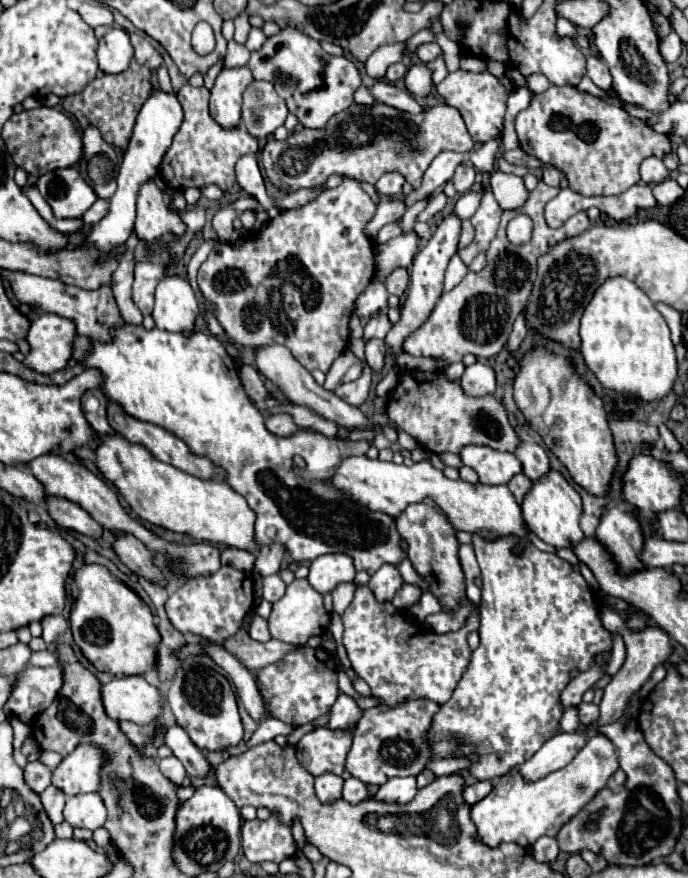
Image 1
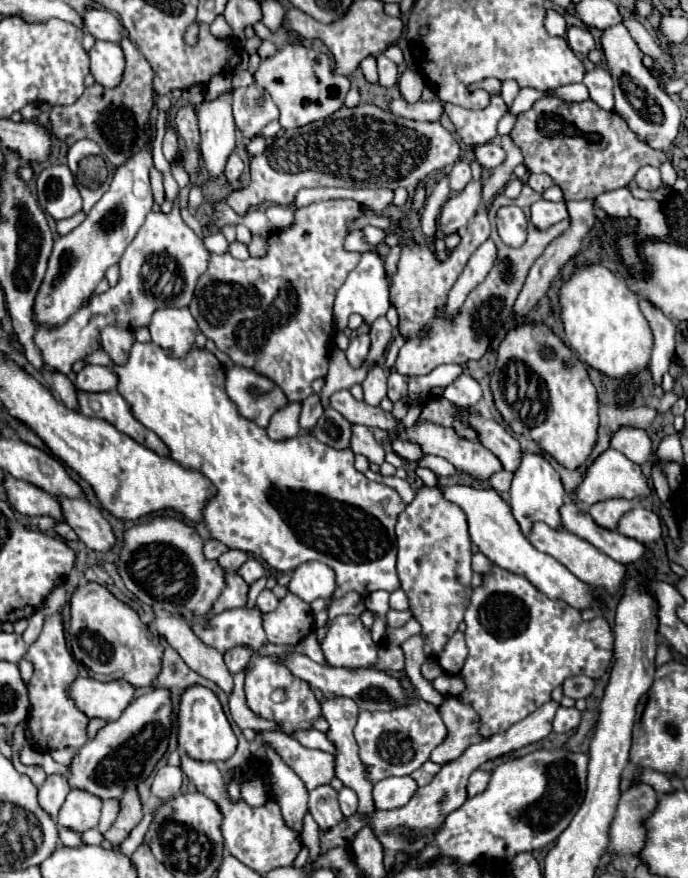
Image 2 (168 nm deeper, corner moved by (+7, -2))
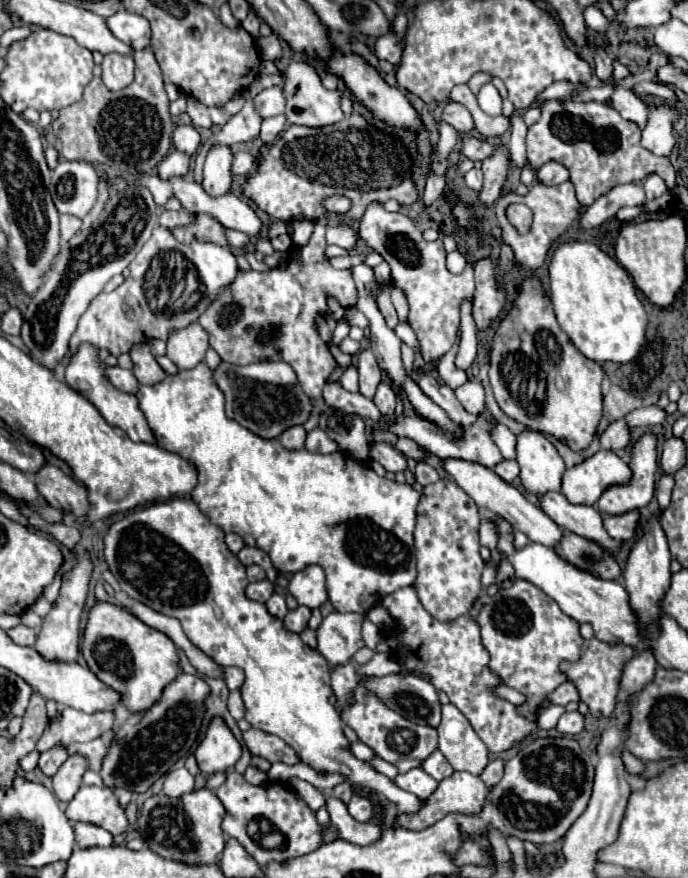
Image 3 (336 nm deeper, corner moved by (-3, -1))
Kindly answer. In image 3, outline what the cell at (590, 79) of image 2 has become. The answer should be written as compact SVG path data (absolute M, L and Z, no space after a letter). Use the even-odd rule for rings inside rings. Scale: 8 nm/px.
M616 87L614 95L612 95L612 103L614 109L628 121L636 123L640 129L646 127L648 123L648 115L650 115L650 105L642 99L638 99L632 91L624 89L624 87Z

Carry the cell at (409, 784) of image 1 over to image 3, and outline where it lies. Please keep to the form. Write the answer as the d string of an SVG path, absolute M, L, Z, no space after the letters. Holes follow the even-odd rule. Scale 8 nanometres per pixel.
M416 767L416 769L410 769L408 773L398 775L394 779L394 783L400 789L410 791L410 793L414 793L420 799L428 799L434 793L434 789L438 787L438 781L434 777L430 777L422 767Z

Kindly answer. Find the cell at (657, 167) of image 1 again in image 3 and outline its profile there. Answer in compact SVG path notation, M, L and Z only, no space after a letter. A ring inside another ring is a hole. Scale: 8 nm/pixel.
M648 175L644 181L644 191L646 191L646 201L652 201L652 199L658 199L660 195L664 195L668 189L666 189L662 177Z

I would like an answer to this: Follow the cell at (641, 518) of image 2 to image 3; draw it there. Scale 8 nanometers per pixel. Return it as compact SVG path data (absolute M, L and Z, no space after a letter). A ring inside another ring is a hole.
M628 511L624 515L602 513L602 523L604 523L606 533L612 539L626 541L626 539L632 539L634 537L634 529L638 525L638 511Z

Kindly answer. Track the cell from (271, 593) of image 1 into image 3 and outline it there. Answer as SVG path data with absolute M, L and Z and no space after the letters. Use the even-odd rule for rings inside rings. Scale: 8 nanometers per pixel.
M274 593L274 595L266 601L266 607L268 607L268 611L270 611L274 617L278 617L278 619L284 619L286 613L288 613L288 607L286 607L284 597L278 595L278 593Z

